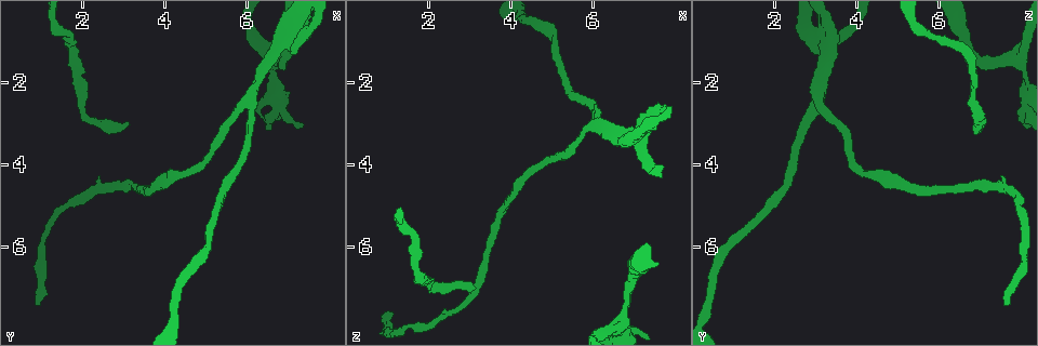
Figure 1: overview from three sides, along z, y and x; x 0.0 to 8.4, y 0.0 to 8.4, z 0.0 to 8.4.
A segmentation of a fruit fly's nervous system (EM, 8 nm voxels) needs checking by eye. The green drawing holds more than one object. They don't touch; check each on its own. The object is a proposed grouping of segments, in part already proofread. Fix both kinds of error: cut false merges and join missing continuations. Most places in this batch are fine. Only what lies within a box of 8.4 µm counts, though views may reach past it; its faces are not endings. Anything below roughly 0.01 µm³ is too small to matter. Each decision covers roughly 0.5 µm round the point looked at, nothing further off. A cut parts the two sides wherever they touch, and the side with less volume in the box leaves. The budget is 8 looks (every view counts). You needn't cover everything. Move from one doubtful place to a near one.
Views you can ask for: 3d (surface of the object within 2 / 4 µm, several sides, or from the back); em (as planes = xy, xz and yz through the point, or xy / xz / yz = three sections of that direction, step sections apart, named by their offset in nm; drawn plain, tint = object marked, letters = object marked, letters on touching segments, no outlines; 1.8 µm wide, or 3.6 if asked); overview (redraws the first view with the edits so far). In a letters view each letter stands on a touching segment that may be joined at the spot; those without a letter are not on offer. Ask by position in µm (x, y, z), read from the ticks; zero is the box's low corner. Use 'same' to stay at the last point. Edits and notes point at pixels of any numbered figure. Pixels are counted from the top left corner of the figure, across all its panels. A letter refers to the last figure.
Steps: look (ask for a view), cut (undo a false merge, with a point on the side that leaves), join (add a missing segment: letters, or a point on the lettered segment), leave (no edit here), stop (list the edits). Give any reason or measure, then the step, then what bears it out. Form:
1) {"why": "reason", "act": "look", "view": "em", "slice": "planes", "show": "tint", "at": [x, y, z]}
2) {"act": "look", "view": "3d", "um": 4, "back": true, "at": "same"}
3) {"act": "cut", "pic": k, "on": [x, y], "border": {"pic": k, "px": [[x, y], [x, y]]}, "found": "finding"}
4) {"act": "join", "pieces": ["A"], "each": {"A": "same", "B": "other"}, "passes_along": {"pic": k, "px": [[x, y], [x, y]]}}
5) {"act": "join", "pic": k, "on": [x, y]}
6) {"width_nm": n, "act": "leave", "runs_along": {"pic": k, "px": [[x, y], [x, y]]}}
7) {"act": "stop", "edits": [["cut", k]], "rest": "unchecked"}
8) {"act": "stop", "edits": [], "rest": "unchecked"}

{"why": "four or more arms meet", "act": "look", "view": "3d", "um": 2, "at": [6.90, 0.90, 3.40]}

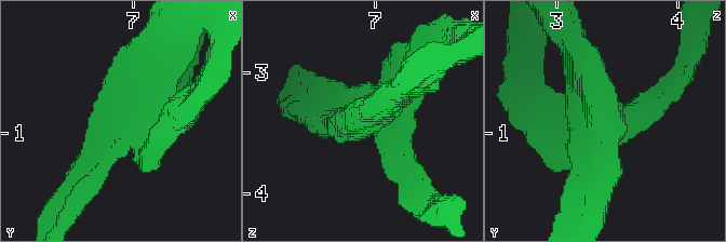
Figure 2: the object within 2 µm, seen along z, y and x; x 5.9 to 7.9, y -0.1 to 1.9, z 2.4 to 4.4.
{"act": "look", "view": "em", "slice": "xz", "step": 16, "show": "tint", "at": [6.96, 0.90, 3.38]}

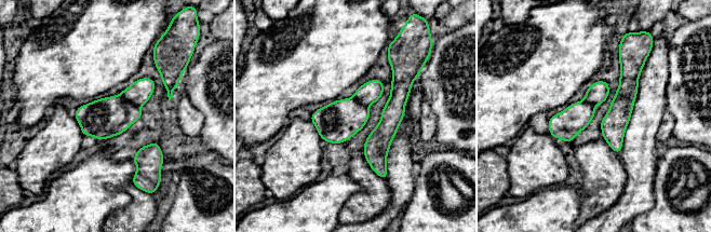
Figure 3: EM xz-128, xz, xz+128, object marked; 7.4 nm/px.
{"why": "another direction", "act": "look", "view": "em", "slice": "planes", "show": "letters", "at": "same"}

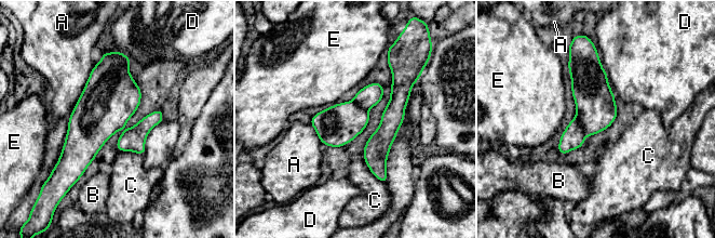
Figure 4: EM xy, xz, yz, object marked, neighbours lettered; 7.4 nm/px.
{"act": "leave", "each": {"A": "other", "B": "other", "C": "other", "D": "other", "E": "other"}, "border": {"pic": 4, "px": [[363, 158], [368, 170], [386, 184]]}, "found": "all the same neuron"}

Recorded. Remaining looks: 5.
{"why": "two arms in line, one across", "act": "look", "view": "3d", "um": 4, "at": [6.05, 2.65, 3.10]}

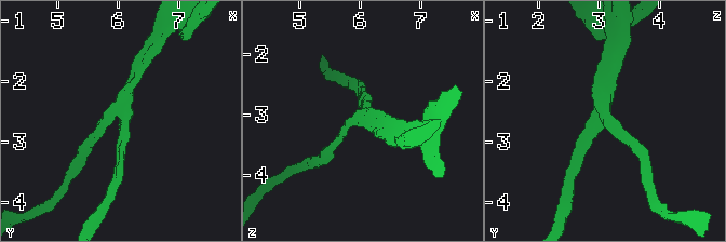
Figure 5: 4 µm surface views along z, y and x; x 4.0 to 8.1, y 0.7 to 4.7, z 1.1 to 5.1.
{"arms": 3, "why": "shape alone is not enough", "act": "look", "view": "em", "um": 3.6, "slice": "planes", "show": "letters", "at": [6.05, 2.65, 3.00]}

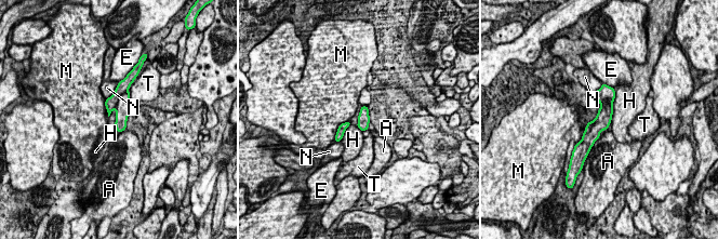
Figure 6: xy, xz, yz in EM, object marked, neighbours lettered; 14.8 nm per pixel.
{"longest_contact_nm": ["H", 550], "act": "leave", "each": {"A": "other", "E": "other", "H": "other", "M": "other", "N": "other", "T": "other"}, "border": {"pic": 6, "px": [[615, 89], [613, 114], [610, 123]]}, "found": "continuous, no second neuron"}

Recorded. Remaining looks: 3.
{"why": "thin end", "act": "look", "view": "em", "slice": "planes", "show": "letters", "at": [3.15, 3.05, 6.95]}

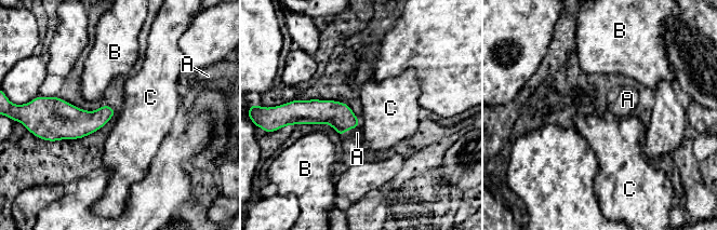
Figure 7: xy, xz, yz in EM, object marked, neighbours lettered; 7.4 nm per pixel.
{"width_nm": 130, "act": "join", "pieces": ["A"], "each": {"A": "same", "B": "other", "C": "other"}, "passes_along": {"pic": 7, "px": [[340, 116], [349, 129], [357, 133]]}, "found": "the neuron continues"}

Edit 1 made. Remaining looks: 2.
{"act": "stop", "edits": [["join", 7]], "rest": "unchecked"}

